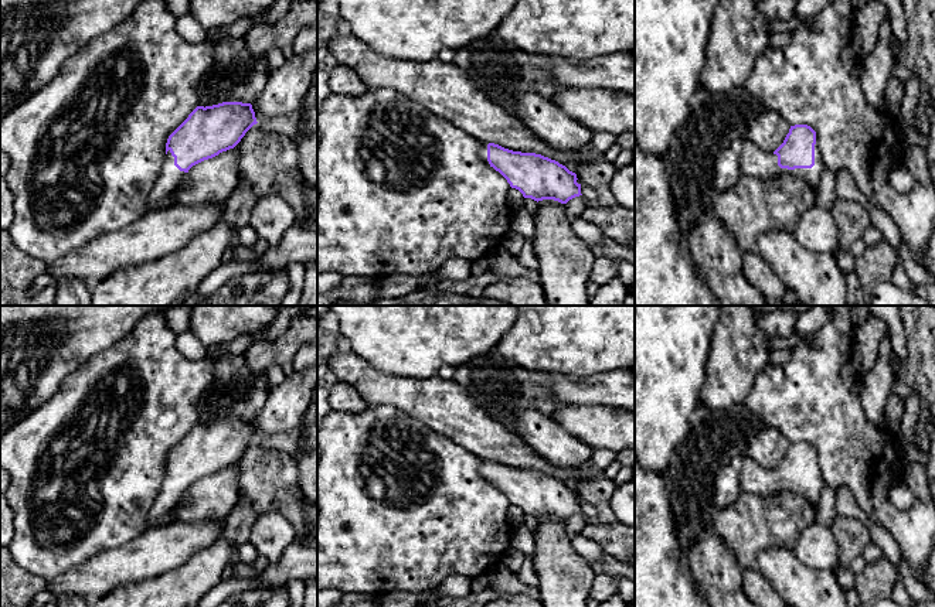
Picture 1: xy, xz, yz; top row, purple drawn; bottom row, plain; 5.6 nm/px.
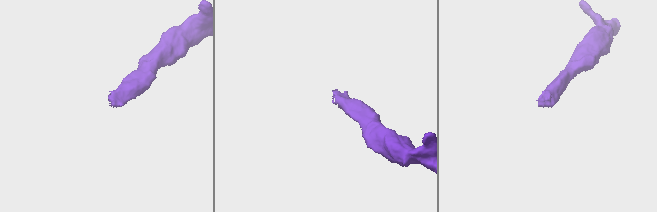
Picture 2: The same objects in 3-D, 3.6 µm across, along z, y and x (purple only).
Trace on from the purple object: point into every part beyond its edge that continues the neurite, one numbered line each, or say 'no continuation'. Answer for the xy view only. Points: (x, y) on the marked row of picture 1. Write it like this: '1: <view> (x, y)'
1: xy (285, 89)
2: xy (170, 176)

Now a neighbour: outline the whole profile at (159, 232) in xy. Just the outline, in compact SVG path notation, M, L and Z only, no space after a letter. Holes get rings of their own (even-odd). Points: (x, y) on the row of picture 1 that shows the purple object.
M225 204L173 205L149 209L140 219L44 266L55 282L82 279L92 284L125 267L160 259L212 229Z

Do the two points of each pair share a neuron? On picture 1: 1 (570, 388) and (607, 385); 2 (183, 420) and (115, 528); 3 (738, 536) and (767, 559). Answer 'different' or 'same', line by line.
1: same
2: same
3: different

